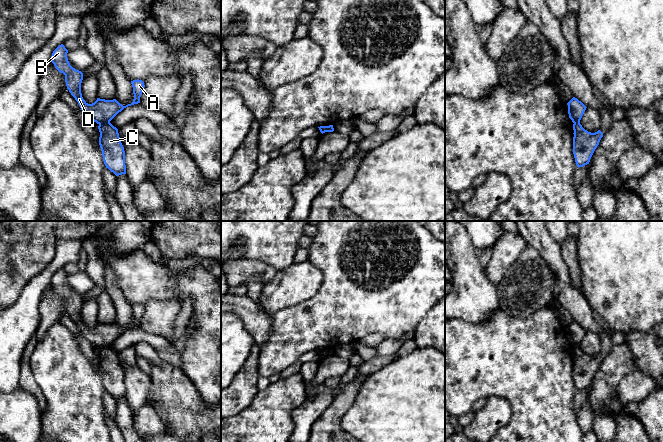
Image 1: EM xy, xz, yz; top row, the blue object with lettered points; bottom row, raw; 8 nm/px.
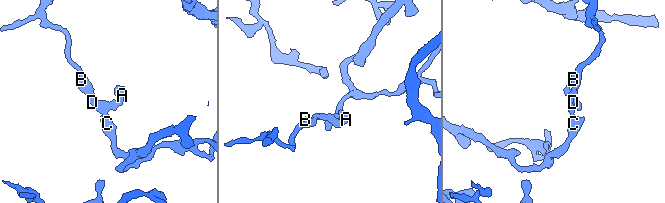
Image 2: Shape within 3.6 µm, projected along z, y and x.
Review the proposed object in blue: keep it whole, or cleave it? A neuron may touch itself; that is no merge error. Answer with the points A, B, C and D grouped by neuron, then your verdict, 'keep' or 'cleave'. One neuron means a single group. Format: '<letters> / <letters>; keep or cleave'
A B D / C; cleave

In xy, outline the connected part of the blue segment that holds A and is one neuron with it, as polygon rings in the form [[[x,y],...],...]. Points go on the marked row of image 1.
[[[63,44],[59,45],[52,53],[51,62],[55,68],[65,75],[67,89],[78,102],[82,112],[97,124],[110,122],[124,108],[140,103],[140,97],[144,90],[144,82],[142,80],[131,81],[133,87],[134,99],[131,104],[123,106],[116,99],[105,100],[97,98],[97,100],[88,104],[82,97],[81,83],[83,73],[73,68],[67,58],[68,50]]]

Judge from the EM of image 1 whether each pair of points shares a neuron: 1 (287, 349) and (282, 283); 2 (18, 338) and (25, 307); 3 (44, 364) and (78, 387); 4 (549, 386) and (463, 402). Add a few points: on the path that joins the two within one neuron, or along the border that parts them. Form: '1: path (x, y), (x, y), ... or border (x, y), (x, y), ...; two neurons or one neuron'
1: border (306, 300), (279, 309), (271, 315); two neurons
2: path (18, 330), (18, 322), (23, 315); one neuron
3: path (52, 368), (57, 368), (70, 381); one neuron
4: path (528, 386), (484, 386); one neuron

